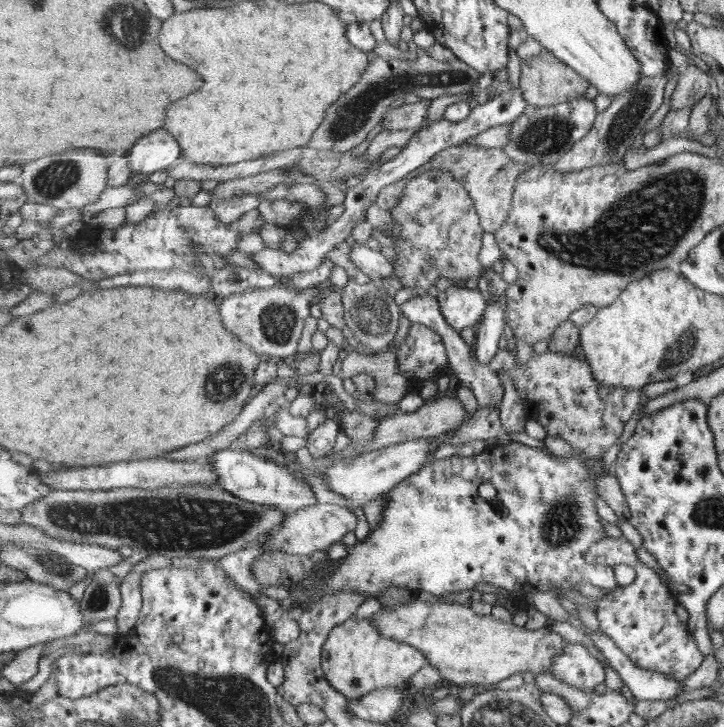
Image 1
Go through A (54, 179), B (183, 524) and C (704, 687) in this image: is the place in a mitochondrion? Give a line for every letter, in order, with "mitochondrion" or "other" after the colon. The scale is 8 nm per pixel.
A: mitochondrion
B: mitochondrion
C: other

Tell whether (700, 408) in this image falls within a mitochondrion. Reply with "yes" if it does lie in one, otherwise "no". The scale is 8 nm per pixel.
no

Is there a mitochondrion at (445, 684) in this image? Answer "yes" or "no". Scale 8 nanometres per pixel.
no

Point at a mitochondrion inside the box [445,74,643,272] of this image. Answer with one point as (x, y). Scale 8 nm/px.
(547, 135)

